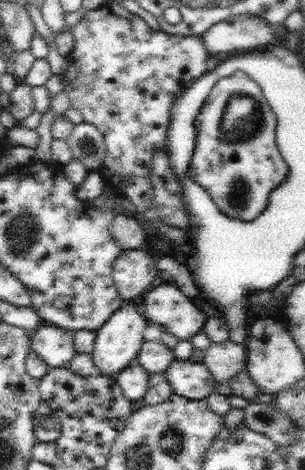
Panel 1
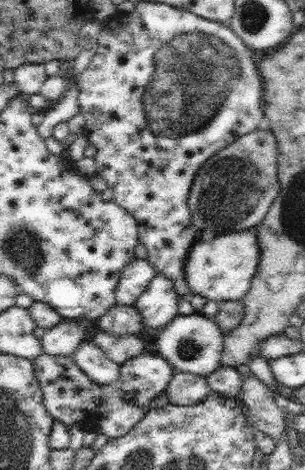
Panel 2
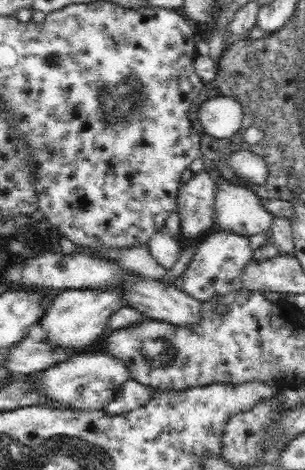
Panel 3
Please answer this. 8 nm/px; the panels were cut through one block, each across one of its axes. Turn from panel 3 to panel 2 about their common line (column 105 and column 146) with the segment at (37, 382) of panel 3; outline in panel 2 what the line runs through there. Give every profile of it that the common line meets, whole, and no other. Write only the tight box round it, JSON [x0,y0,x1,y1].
[119,354,173,408]

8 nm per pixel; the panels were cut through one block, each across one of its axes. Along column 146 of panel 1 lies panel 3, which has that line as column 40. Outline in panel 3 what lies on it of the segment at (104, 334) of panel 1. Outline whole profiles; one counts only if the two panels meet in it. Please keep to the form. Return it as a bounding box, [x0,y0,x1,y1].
[40,288,126,354]

